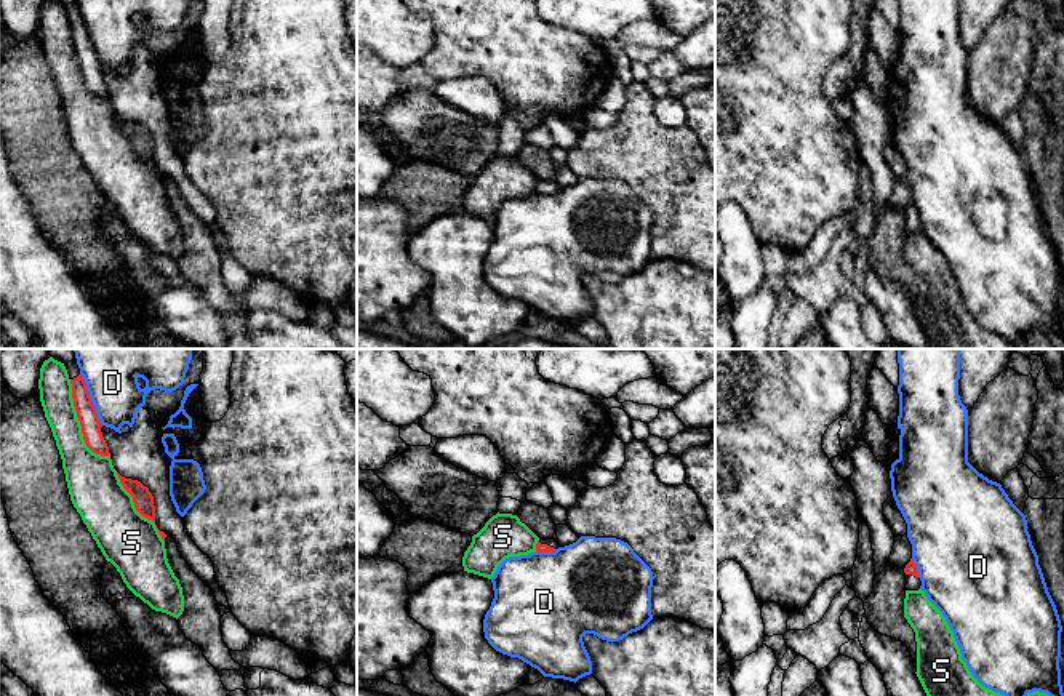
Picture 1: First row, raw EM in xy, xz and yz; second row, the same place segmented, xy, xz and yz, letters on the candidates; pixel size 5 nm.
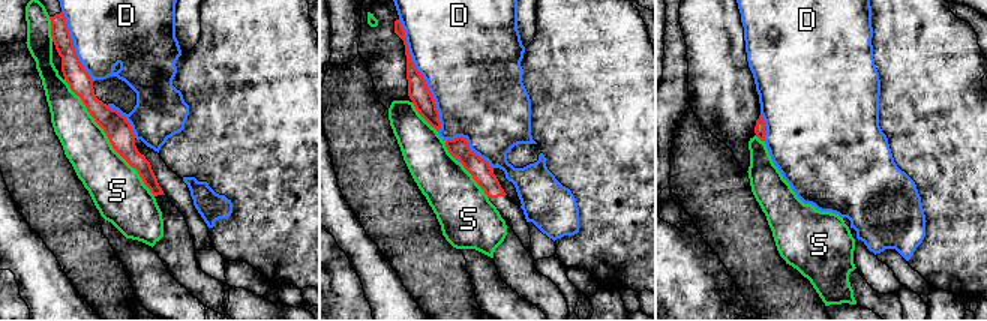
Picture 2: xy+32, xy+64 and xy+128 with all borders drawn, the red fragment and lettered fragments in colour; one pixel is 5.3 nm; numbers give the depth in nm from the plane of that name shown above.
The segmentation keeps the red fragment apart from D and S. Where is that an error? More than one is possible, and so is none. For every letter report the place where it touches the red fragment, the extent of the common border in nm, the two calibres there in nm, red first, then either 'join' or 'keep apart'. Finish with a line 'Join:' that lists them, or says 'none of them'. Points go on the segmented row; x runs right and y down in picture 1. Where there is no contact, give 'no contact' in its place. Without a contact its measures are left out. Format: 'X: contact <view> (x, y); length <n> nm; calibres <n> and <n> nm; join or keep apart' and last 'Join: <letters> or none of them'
D: contact xy (90, 399); length 280 nm; calibres 100 and 360 nm; keep apart
S: contact xy (80, 424); length 440 nm; calibres 100 and 220 nm; keep apart
Join: none of them

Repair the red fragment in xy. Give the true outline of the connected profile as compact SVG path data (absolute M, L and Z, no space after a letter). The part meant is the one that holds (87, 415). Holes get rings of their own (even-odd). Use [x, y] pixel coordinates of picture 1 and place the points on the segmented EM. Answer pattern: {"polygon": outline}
{"polygon": "M48 349L48 350L50 355L54 360L61 362L67 370L72 384L74 406L82 426L82 434L86 446L96 454L110 456L109 446L101 432L102 424L91 402L86 382L80 374L74 349Z"}

